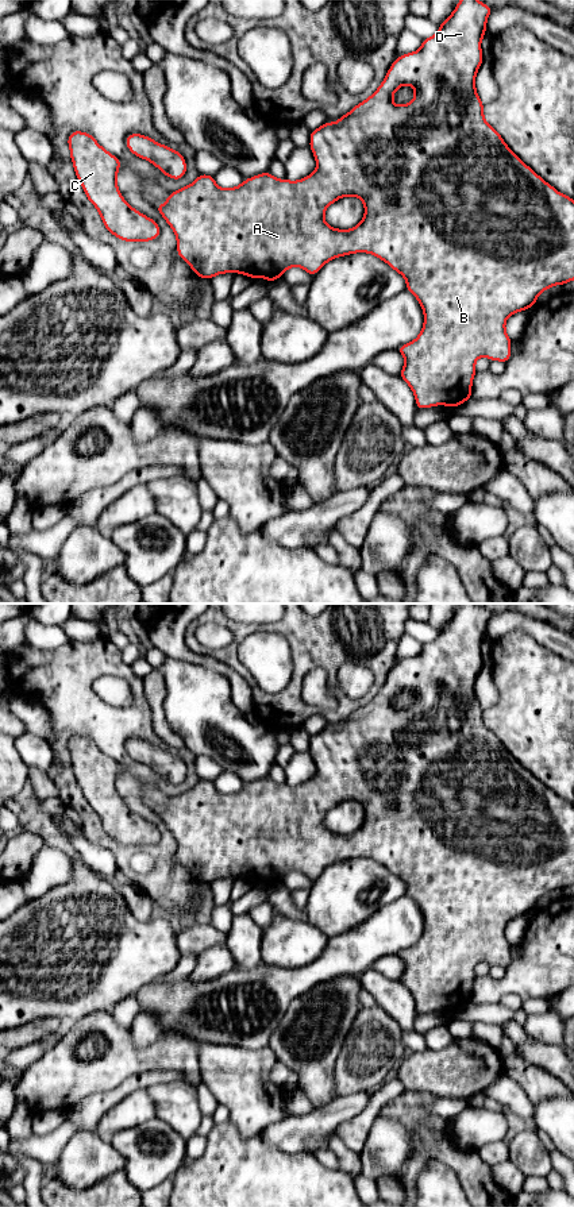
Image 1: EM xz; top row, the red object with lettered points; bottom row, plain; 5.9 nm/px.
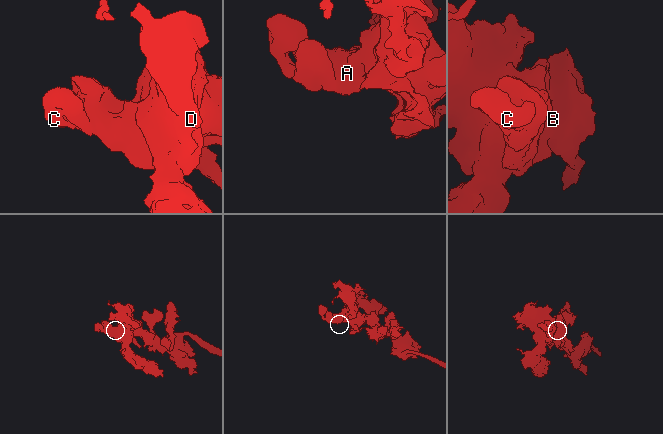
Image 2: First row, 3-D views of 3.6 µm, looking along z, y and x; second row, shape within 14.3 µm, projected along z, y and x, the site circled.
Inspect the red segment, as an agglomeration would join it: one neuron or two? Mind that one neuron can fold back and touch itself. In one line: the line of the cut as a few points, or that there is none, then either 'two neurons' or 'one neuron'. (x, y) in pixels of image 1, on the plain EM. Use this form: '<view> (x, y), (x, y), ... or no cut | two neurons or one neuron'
no cut | one neuron

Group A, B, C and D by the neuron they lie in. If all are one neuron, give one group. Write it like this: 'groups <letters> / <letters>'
groups A B C D

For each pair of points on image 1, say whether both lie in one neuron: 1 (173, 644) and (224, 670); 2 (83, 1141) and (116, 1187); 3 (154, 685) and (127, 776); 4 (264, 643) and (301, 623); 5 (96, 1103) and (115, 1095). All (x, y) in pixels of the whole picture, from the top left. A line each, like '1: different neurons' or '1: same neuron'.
1: same neuron
2: different neurons
3: different neurons
4: different neurons
5: same neuron

